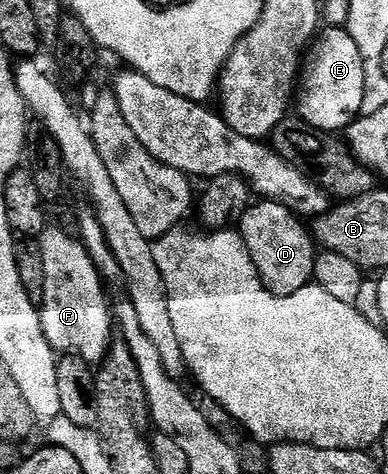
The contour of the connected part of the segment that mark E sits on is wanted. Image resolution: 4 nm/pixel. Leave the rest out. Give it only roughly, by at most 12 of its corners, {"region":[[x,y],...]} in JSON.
{"region":[[347,27],[303,57],[294,108],[340,134],[362,113],[366,74]]}

